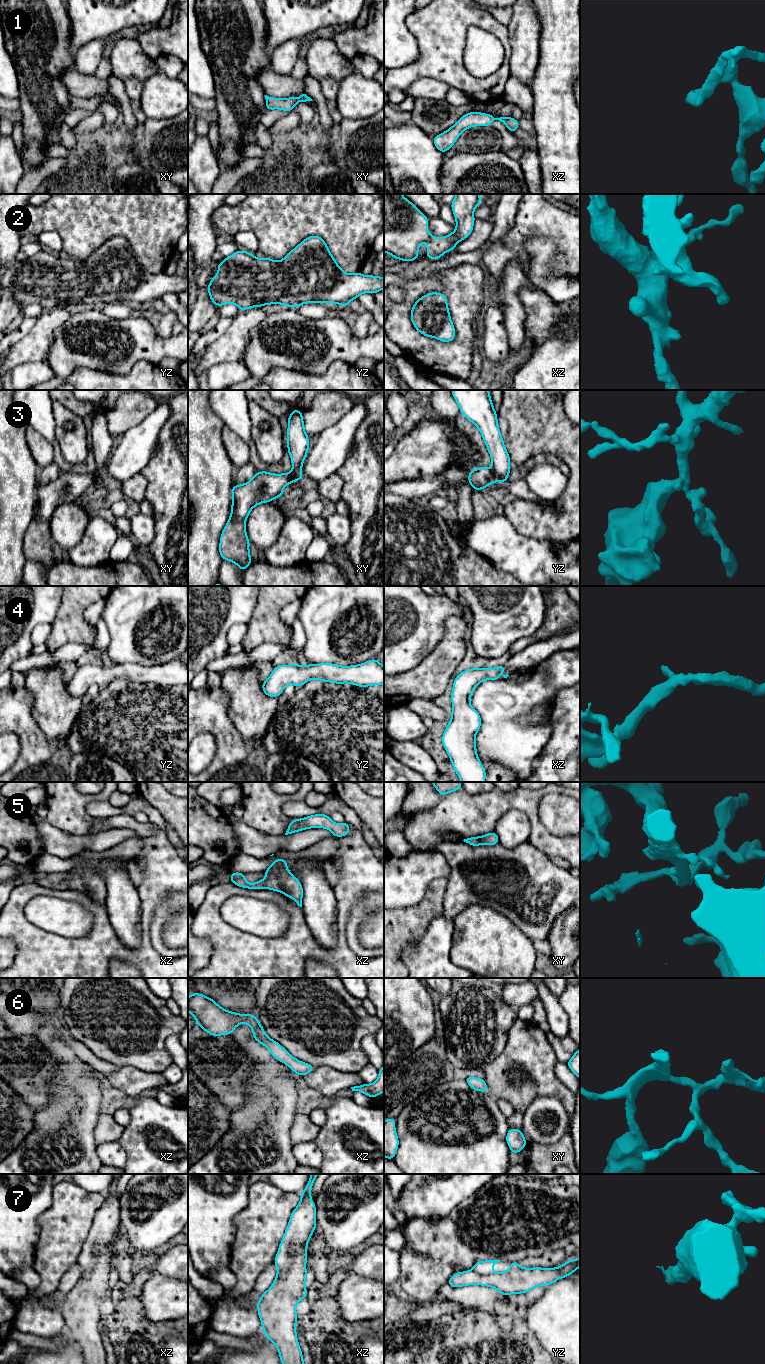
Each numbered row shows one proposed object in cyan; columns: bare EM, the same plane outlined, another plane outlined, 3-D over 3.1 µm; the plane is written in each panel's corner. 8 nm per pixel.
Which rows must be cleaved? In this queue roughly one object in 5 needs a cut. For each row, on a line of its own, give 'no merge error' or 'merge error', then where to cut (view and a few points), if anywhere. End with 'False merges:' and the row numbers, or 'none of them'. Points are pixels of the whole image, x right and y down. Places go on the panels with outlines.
1: no merge error | no cut
2: no merge error | no cut
3: merge error | yz (491, 470), (495, 480)
4: no merge error | no cut
5: no merge error | no cut
6: no merge error | no cut
7: no merge error | no cut
False merges: 3

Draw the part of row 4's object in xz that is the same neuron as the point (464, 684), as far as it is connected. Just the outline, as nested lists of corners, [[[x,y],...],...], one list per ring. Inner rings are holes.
[[[505,665],[495,668],[467,669],[458,674],[451,693],[451,720],[442,735],[454,771],[461,782],[485,782],[486,771],[478,758],[475,736],[481,728],[481,718],[470,705],[476,686],[484,680],[499,680]]]

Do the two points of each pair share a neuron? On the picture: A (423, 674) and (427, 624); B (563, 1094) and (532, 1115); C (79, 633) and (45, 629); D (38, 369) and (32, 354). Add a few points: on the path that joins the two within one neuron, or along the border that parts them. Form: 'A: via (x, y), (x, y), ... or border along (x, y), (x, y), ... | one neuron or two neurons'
A: border along (440, 640), (413, 667), (405, 671) | two neurons
B: border along (533, 1099), (539, 1096), (556, 1097), (569, 1114) | two neurons
C: border along (52, 623), (50, 634), (44, 642) | two neurons
D: border along (44, 360), (22, 363), (13, 369) | two neurons

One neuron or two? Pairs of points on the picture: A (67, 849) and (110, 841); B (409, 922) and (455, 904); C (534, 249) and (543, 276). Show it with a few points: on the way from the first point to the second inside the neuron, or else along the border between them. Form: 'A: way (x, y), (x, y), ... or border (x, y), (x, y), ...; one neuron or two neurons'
A: way (78, 844), (99, 842); one neuron
B: border (447, 886), (444, 892), (442, 914); two neurons
C: way (541, 256), (541, 269); one neuron

